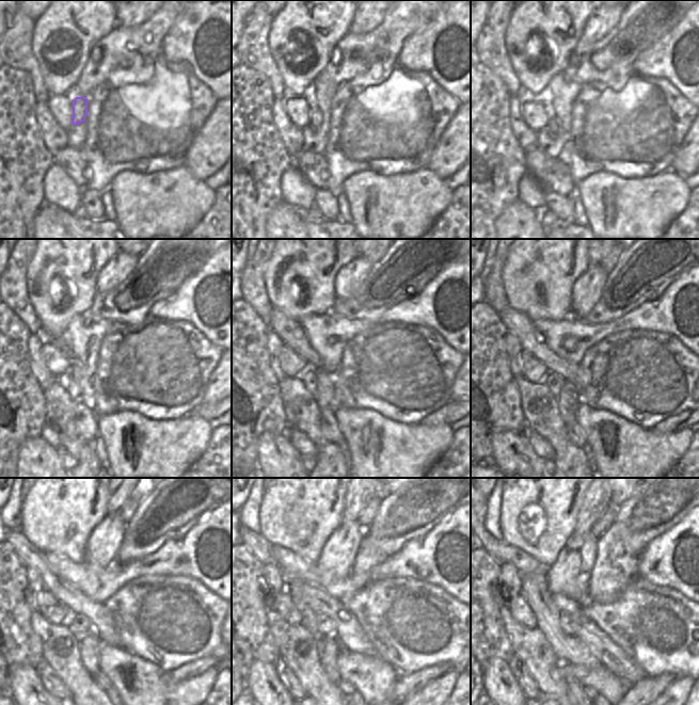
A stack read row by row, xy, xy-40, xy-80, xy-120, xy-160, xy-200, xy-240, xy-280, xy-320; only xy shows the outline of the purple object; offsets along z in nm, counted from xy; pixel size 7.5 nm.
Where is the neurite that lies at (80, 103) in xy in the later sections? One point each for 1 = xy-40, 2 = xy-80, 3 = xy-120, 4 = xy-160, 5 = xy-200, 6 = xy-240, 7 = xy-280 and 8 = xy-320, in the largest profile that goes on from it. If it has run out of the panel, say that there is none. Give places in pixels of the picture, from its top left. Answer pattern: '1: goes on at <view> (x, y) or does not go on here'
1: goes on at xy-40 (315, 114)
2: goes on at xy-80 (553, 121)
3: goes on at xy-120 (86, 396)
4: goes on at xy-160 (327, 401)
5: goes on at xy-200 (568, 401)
6: goes on at xy-240 (90, 645)
7: goes on at xy-280 (329, 647)
8: goes on at xy-320 (575, 689)

